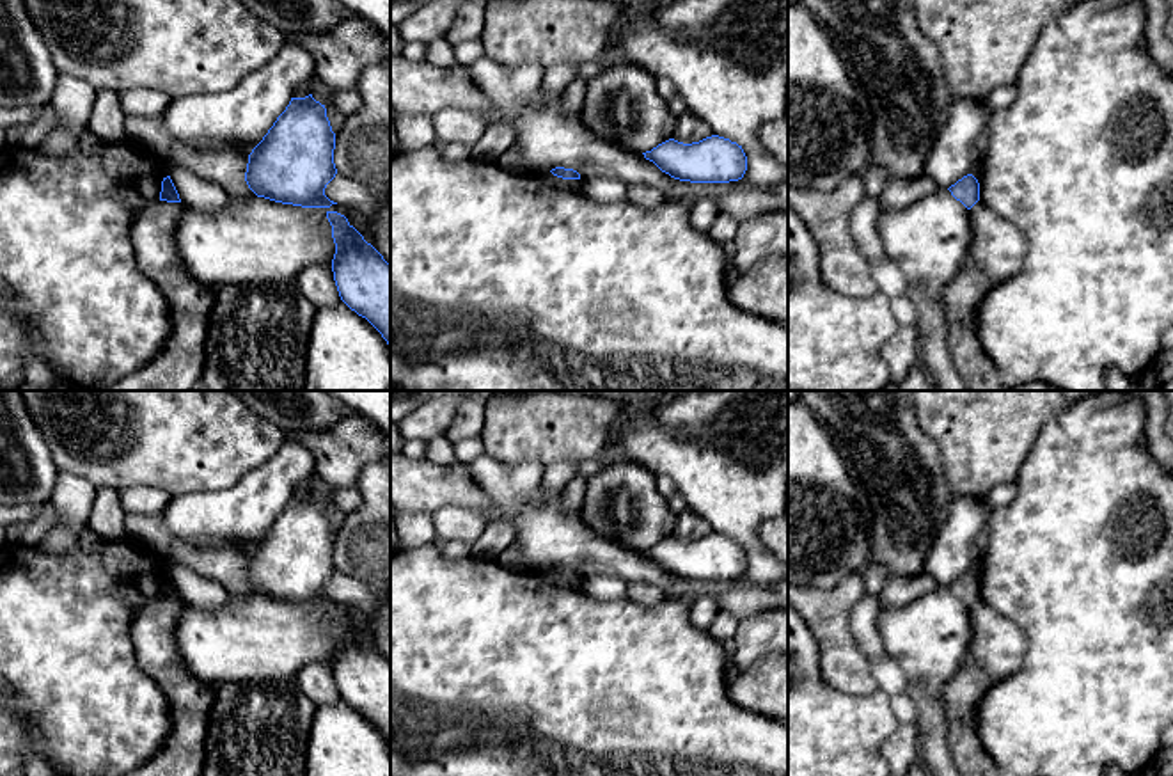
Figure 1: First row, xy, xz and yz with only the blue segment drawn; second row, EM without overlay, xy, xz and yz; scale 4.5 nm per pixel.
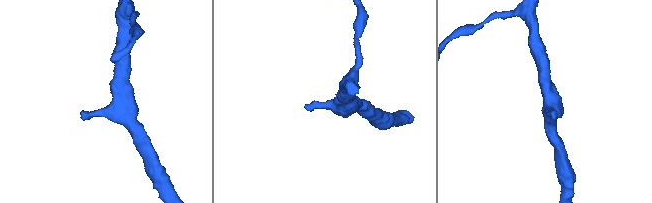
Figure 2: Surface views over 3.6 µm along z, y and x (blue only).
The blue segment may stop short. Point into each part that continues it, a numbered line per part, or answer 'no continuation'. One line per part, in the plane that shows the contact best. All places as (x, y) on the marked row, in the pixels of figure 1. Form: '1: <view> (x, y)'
no continuation

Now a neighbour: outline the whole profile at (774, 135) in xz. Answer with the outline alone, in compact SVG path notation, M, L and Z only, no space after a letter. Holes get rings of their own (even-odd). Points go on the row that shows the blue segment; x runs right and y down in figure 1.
M788 112L777 121L765 123L758 137L767 151L788 167Z

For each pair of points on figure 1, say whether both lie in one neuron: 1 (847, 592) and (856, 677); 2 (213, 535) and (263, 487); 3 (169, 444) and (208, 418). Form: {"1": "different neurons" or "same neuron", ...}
{"1": "same neuron", "2": "same neuron", "3": "same neuron"}

